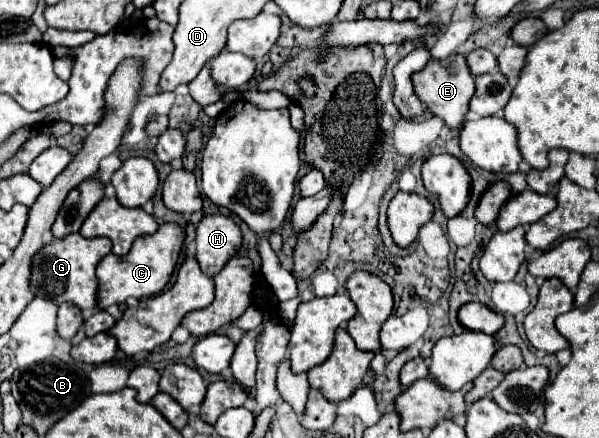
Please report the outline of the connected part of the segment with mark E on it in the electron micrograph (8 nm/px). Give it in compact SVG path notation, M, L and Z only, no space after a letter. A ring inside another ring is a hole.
M454 53L444 61L430 59L424 69L414 73L412 81L414 81L414 89L416 89L418 99L428 107L428 111L432 115L442 117L448 127L456 127L456 129L462 127L464 115L468 111L468 101L474 95L474 77L468 71L464 55Z

